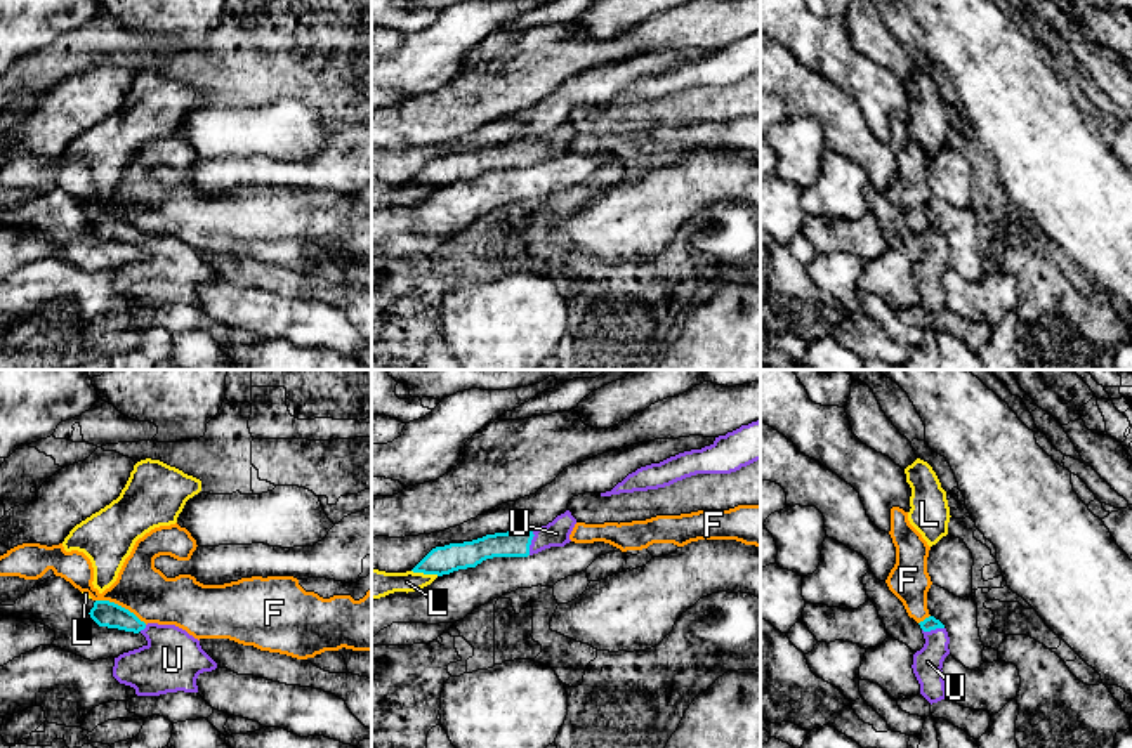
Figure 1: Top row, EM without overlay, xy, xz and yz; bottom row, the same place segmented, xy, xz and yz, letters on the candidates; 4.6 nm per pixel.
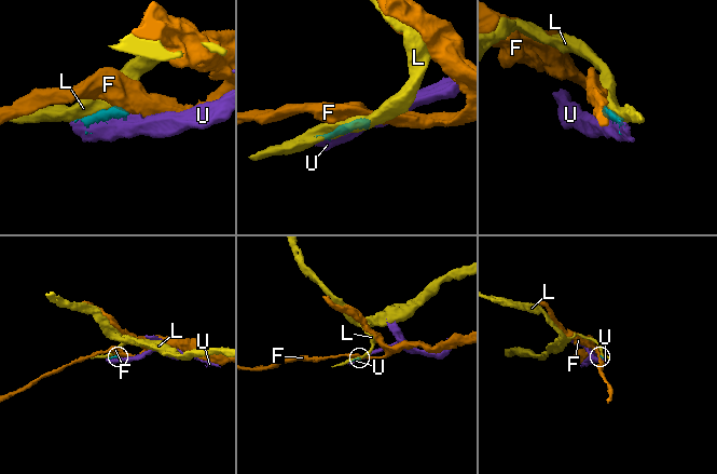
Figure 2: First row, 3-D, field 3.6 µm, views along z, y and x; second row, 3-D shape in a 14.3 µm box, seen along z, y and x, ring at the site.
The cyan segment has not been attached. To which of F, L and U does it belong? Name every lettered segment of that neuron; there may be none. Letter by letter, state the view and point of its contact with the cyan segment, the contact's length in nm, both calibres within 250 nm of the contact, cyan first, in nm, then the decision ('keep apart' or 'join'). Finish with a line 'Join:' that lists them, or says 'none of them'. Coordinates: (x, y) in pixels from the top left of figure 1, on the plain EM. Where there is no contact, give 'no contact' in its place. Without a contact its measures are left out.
F: meets cyan in xy at (120, 217); contact 260 nm long; 120 nm thick on the cyan side, 240 nm on the other; keep apart
L: meets cyan in xz at (426, 184); contact 130 nm long; 130 nm thick on the cyan side, 140 nm on the other; keep apart
U: meets cyan in xz at (530, 155); contact 110 nm long; 130 nm thick on the cyan side, 120 nm on the other; join
Join: U

